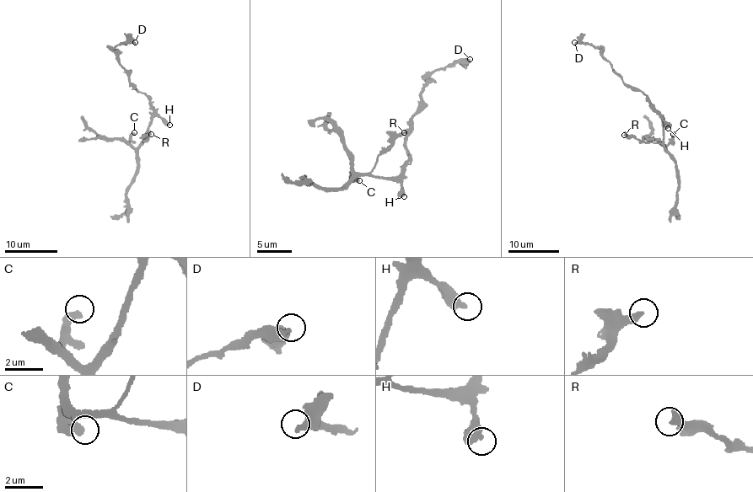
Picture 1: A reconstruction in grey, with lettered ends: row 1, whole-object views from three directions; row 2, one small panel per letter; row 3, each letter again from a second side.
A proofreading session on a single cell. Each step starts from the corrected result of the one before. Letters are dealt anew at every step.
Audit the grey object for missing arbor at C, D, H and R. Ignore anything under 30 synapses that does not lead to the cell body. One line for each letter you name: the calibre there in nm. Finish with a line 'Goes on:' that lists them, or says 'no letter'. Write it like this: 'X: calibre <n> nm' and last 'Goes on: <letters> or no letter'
Goes on: no letter

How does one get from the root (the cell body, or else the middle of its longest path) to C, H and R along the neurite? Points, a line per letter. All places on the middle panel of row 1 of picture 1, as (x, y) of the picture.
C: (400, 174), (375, 177), (352, 172), (351, 175), (359, 180)
H: (400, 174), (404, 196)
R: (400, 174), (375, 177), (372, 168), (376, 158), (404, 132)

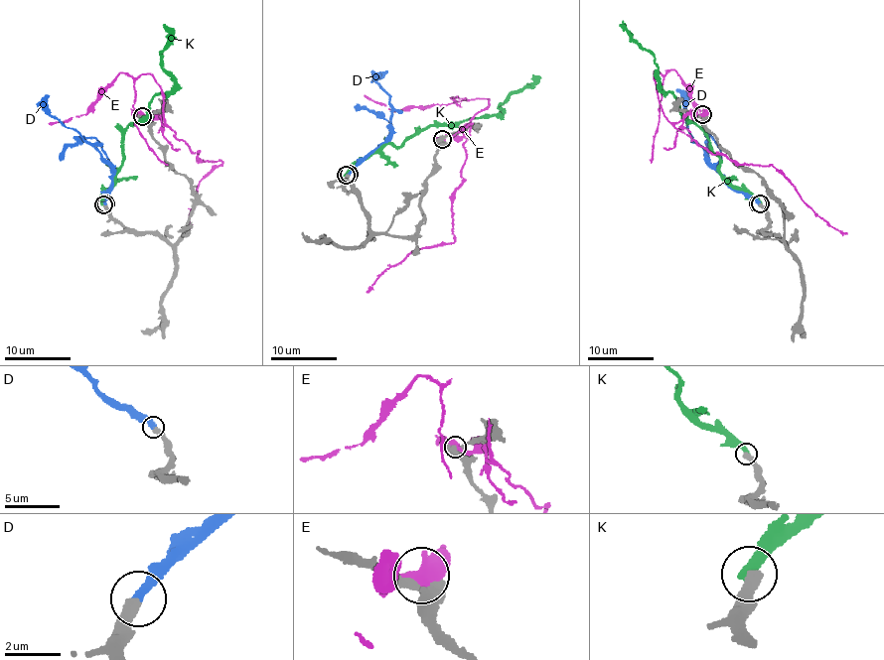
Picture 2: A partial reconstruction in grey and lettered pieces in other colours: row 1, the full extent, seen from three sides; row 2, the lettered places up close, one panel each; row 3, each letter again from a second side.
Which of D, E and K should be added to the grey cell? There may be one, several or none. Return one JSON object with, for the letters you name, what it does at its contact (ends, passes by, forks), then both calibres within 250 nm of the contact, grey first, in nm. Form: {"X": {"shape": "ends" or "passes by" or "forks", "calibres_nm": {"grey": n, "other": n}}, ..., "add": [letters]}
{"D": {"shape": "ends", "calibres_nm": {"grey": 400, "other": 400}}, "add": ["D"]}

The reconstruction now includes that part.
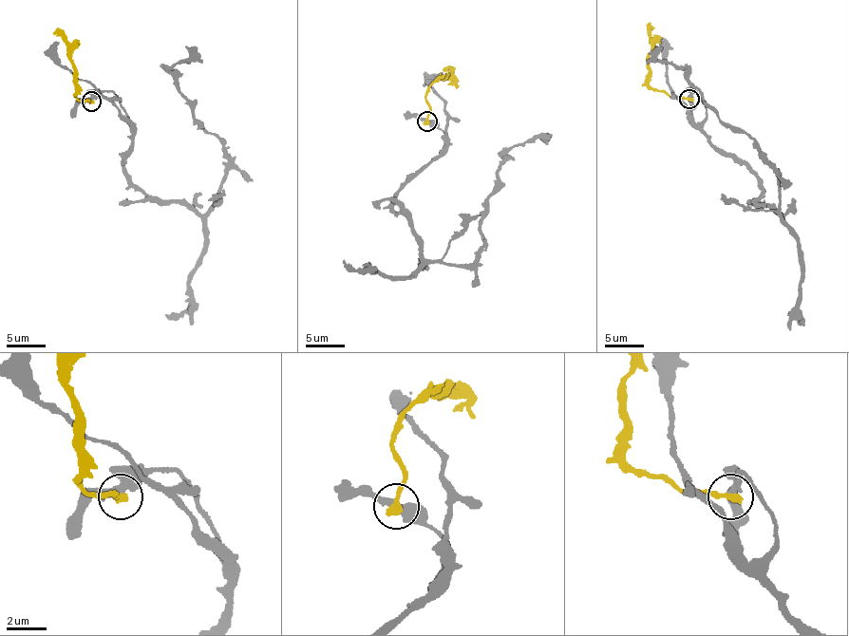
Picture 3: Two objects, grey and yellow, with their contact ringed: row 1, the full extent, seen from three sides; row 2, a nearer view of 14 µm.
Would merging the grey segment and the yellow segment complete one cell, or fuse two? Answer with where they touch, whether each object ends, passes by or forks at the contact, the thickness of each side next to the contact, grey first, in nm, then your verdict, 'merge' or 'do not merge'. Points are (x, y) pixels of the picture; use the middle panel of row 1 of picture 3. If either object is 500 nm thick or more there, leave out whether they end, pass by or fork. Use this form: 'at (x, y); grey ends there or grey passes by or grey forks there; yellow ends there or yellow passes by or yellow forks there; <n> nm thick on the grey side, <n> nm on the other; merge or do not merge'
at (427, 121); grey passes by; yellow ends there; 360 nm thick on the grey side, 400 nm on the other; do not merge

